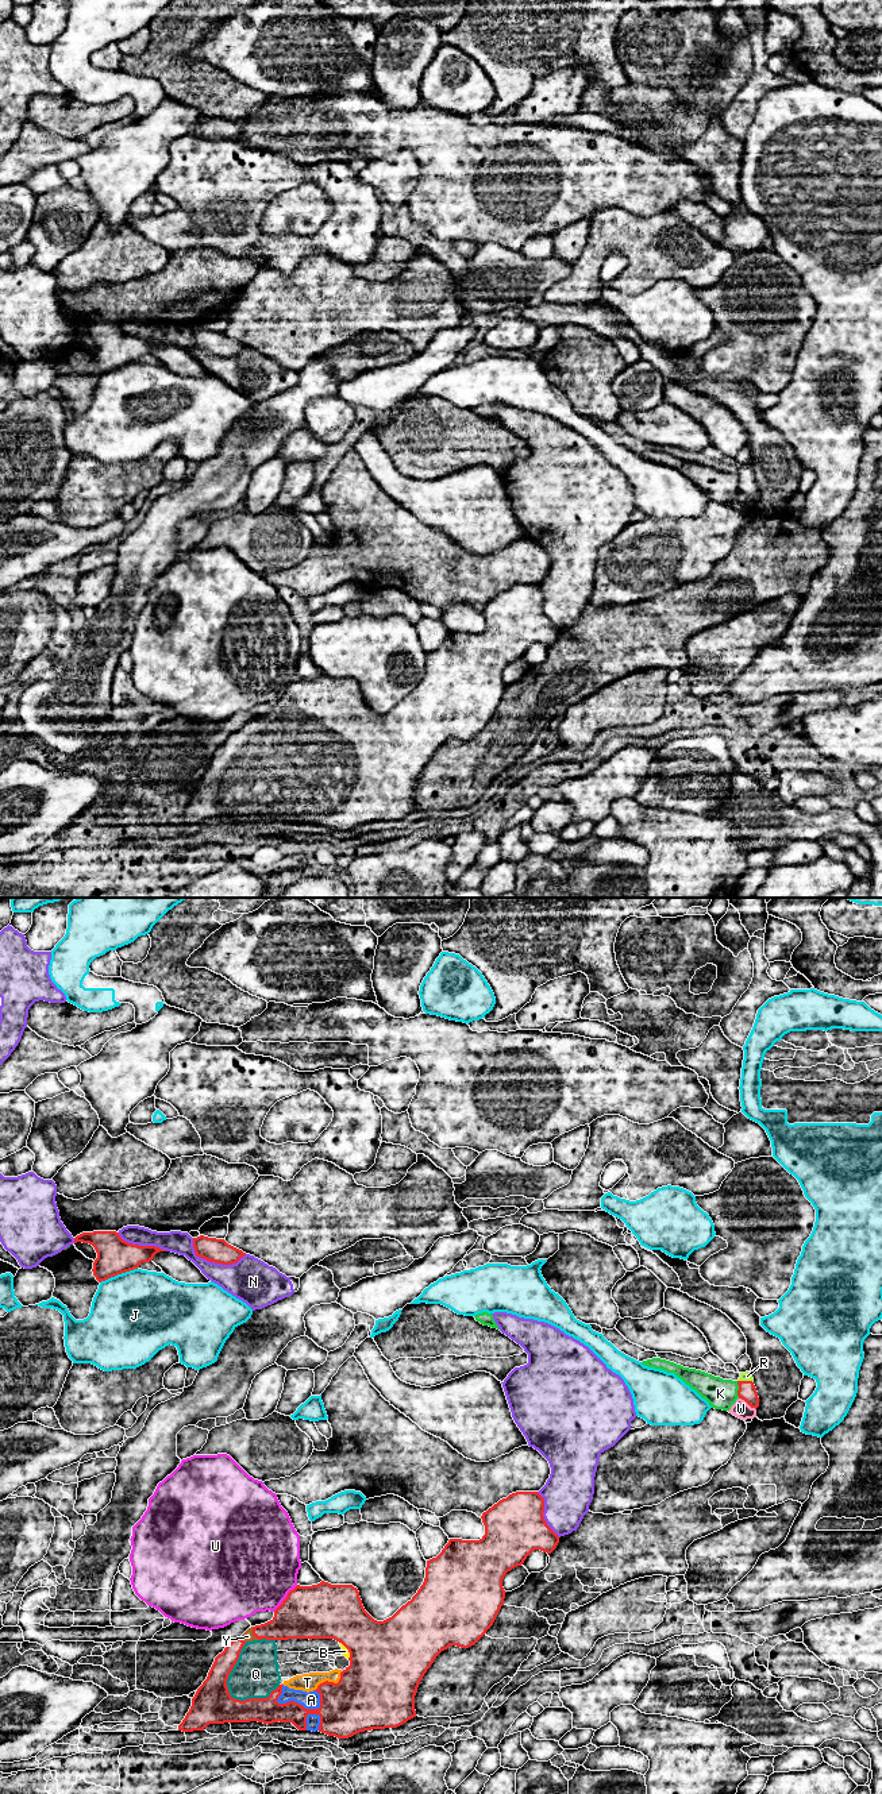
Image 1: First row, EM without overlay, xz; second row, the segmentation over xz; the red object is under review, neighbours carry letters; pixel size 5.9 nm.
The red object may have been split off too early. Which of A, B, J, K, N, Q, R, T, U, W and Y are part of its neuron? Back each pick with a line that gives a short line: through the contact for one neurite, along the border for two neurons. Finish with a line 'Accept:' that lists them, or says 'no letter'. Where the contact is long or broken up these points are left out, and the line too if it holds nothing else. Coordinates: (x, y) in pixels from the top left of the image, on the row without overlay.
R: line xz (747, 483), (746, 474), (747, 469)
Accept: A, B, Q, R, T, Y

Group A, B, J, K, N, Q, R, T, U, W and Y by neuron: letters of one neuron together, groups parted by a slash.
A B Q R T Y / J / K / N / U / W

